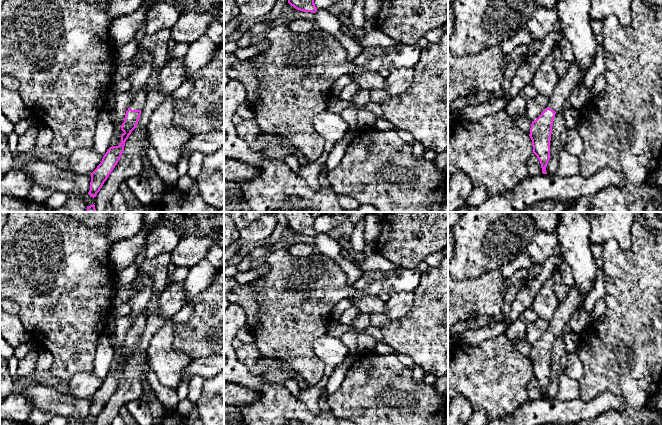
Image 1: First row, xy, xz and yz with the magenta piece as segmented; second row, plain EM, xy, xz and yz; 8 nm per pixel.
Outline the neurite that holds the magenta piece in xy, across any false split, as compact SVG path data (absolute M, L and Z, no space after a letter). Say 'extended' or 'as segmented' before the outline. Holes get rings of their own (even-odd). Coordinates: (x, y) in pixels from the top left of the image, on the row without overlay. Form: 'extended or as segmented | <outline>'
extended | M142 311L130 325L124 346L121 349L121 354L124 356L121 359L121 367L118 370L110 371L103 380L101 387L91 397L90 414L88 416L91 421L96 421L104 406L120 384L124 375L125 366L138 348L141 333L146 328L147 317L147 311Z

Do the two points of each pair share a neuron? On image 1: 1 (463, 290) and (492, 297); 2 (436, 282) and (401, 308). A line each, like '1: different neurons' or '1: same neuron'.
1: same neuron
2: different neurons

